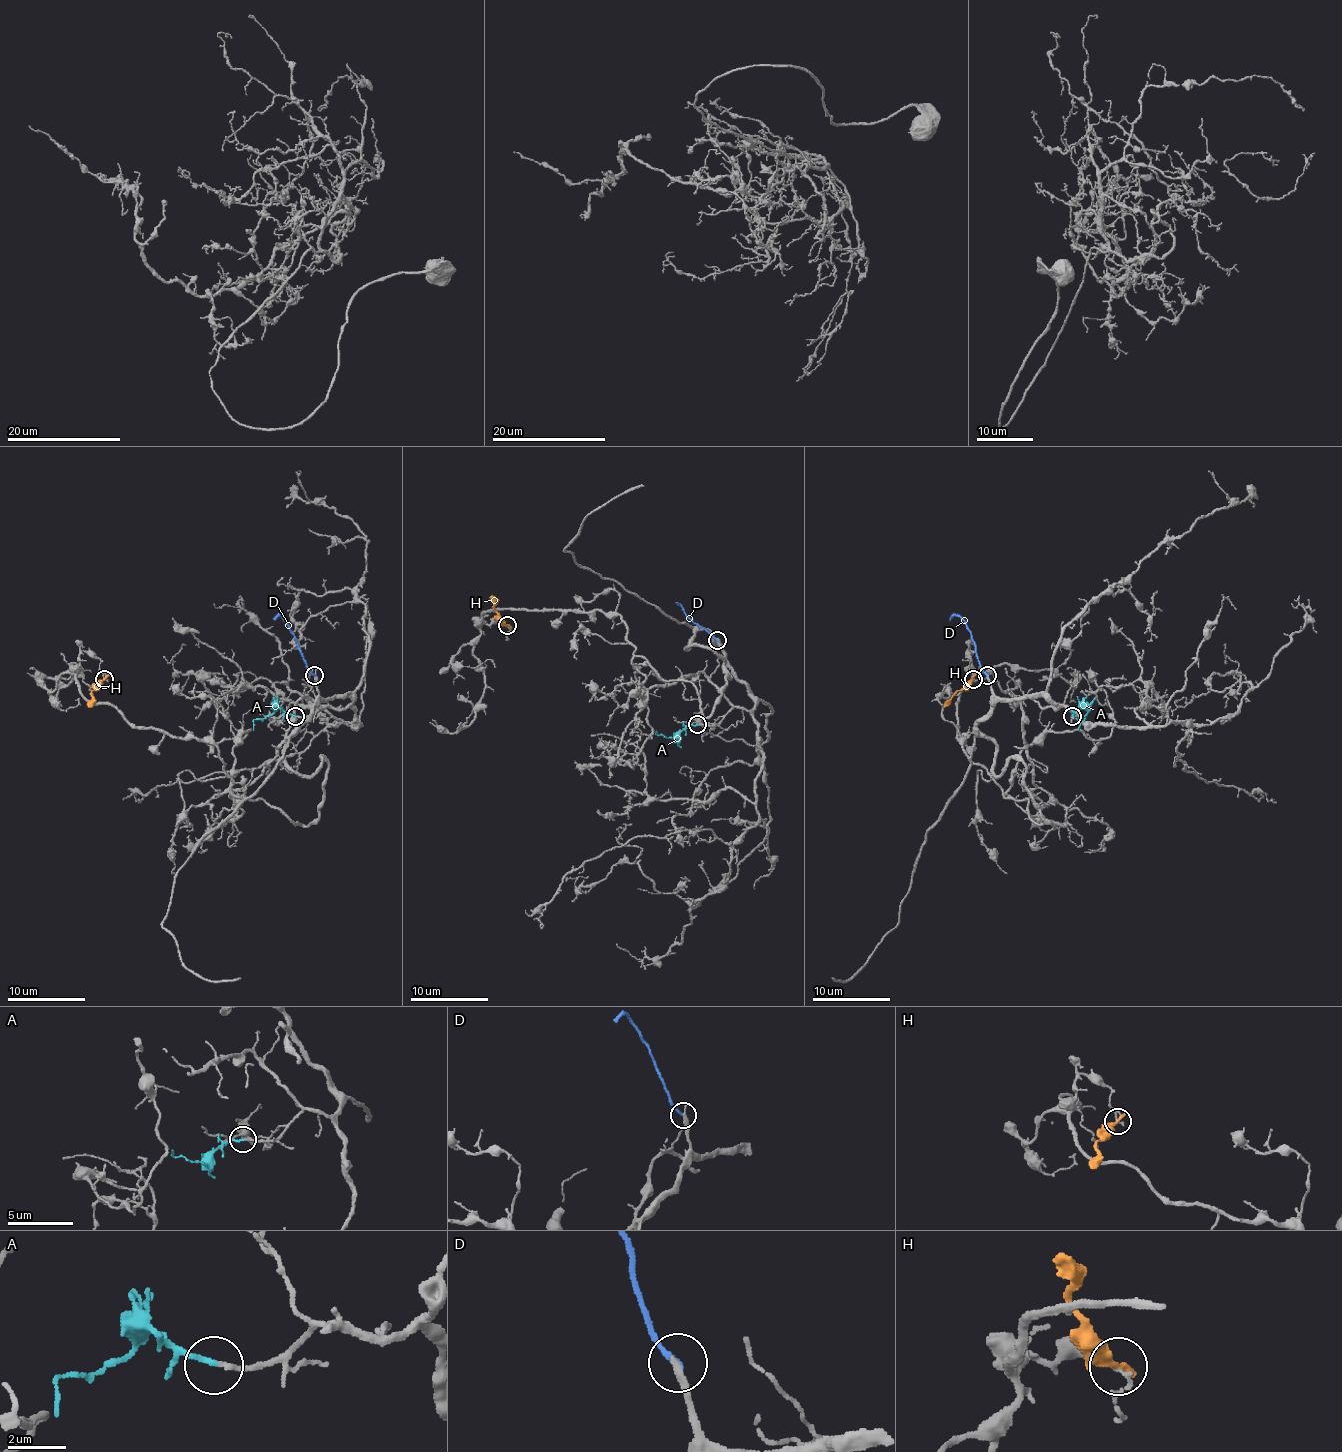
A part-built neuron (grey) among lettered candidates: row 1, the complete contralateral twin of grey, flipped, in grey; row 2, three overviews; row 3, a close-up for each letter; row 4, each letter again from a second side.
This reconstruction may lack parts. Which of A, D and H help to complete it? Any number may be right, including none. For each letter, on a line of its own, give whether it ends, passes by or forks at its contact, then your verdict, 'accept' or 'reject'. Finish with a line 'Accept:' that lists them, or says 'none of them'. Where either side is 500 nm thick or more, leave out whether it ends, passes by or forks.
A: it ends there; accept
D: it ends there; reject
H: it ends there; reject
Accept: A

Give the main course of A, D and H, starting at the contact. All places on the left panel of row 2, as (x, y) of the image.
A: (294, 716), (279, 706), (256, 720), (254, 729)
D: (314, 675), (289, 625), (279, 615), (275, 621)
H: (105, 679), (91, 693), (89, 706)

